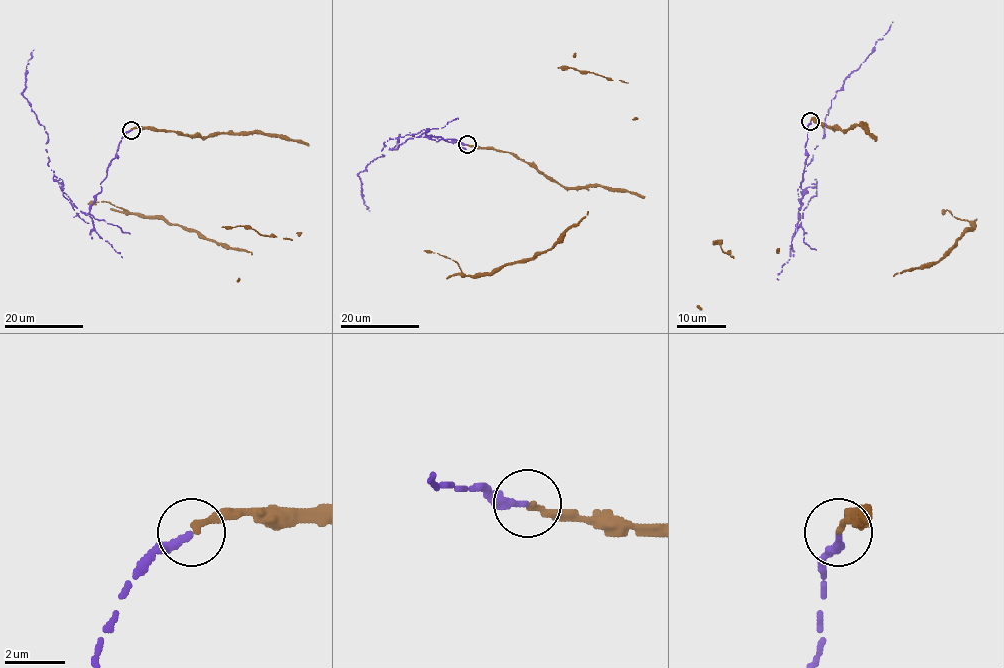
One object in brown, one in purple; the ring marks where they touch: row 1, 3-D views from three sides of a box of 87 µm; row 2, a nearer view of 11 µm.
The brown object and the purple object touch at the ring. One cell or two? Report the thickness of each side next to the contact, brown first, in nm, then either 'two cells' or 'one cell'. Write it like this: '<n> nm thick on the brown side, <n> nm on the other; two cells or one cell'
260 nm thick on the brown side, 260 nm on the other; two cells

